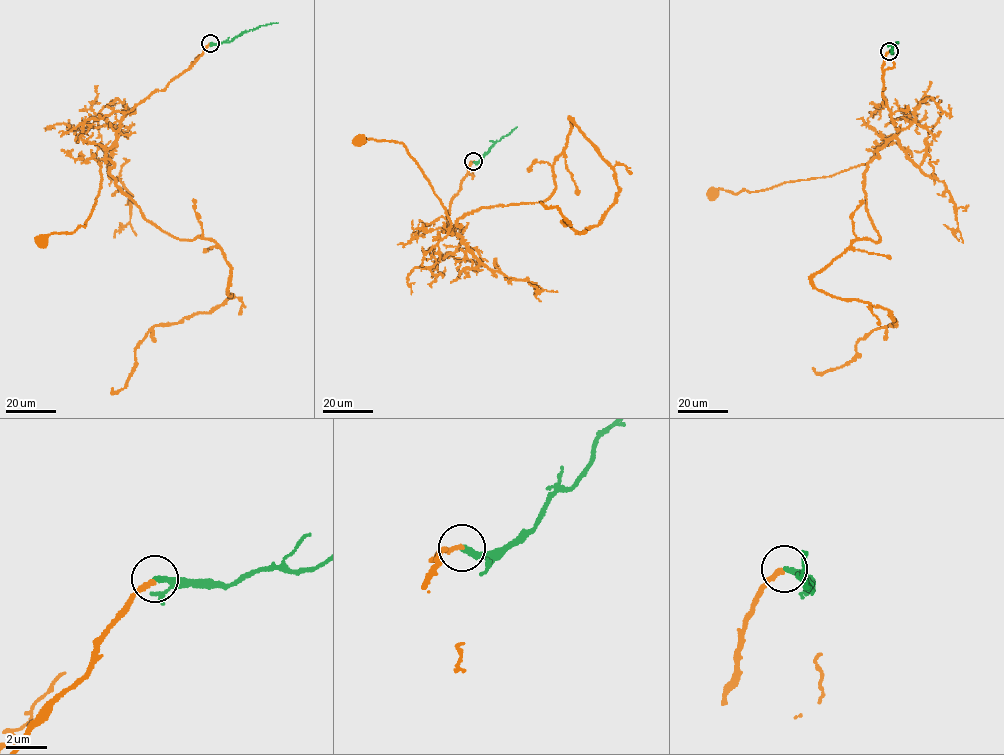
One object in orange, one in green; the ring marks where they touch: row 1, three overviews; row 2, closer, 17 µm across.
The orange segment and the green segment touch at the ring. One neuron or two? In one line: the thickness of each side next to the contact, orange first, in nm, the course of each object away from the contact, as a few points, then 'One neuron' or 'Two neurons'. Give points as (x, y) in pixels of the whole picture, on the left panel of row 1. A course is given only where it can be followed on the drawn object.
Thickness 200 nm (orange) against 300 nm. Course of orange: (210, 43), (193, 65), (121, 118), (117, 138), (99, 161), (101, 186), (86, 225), (49, 233), (41, 241). Course of green: (210, 43), (229, 42), (258, 27), (277, 22). One neuron

